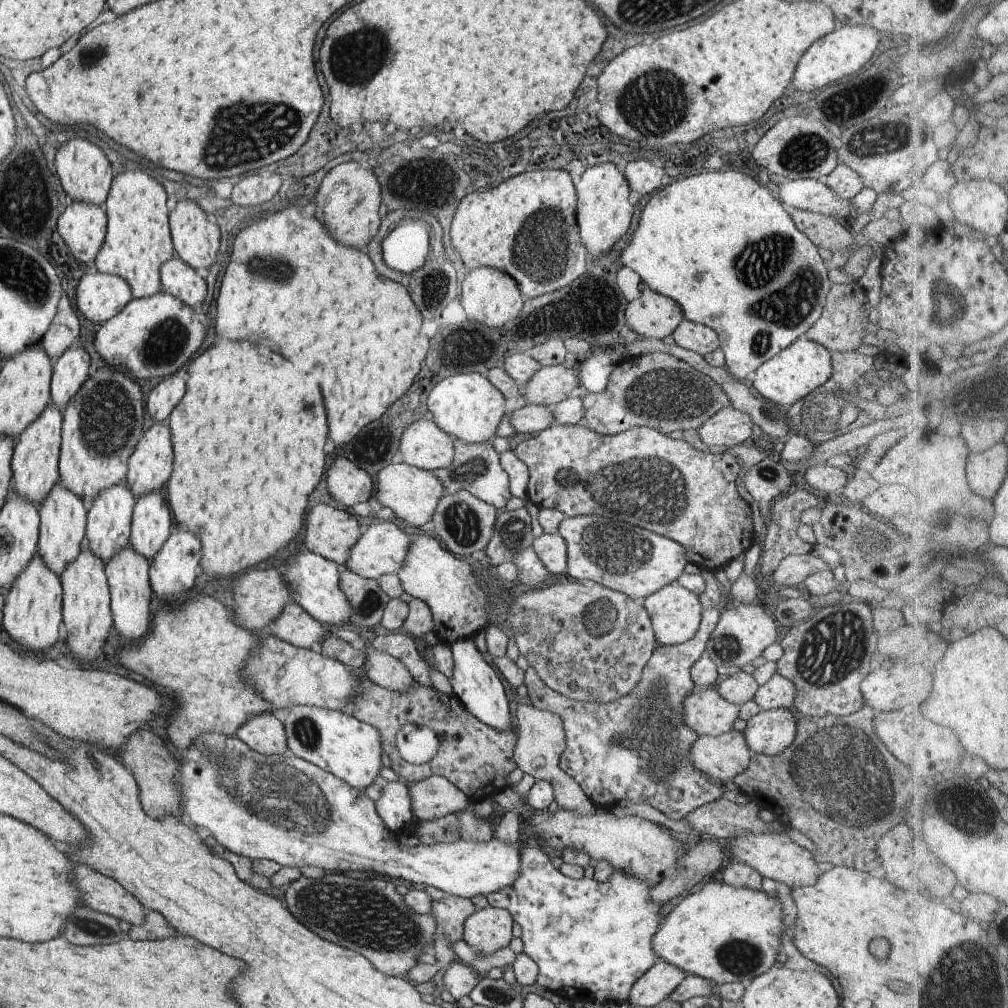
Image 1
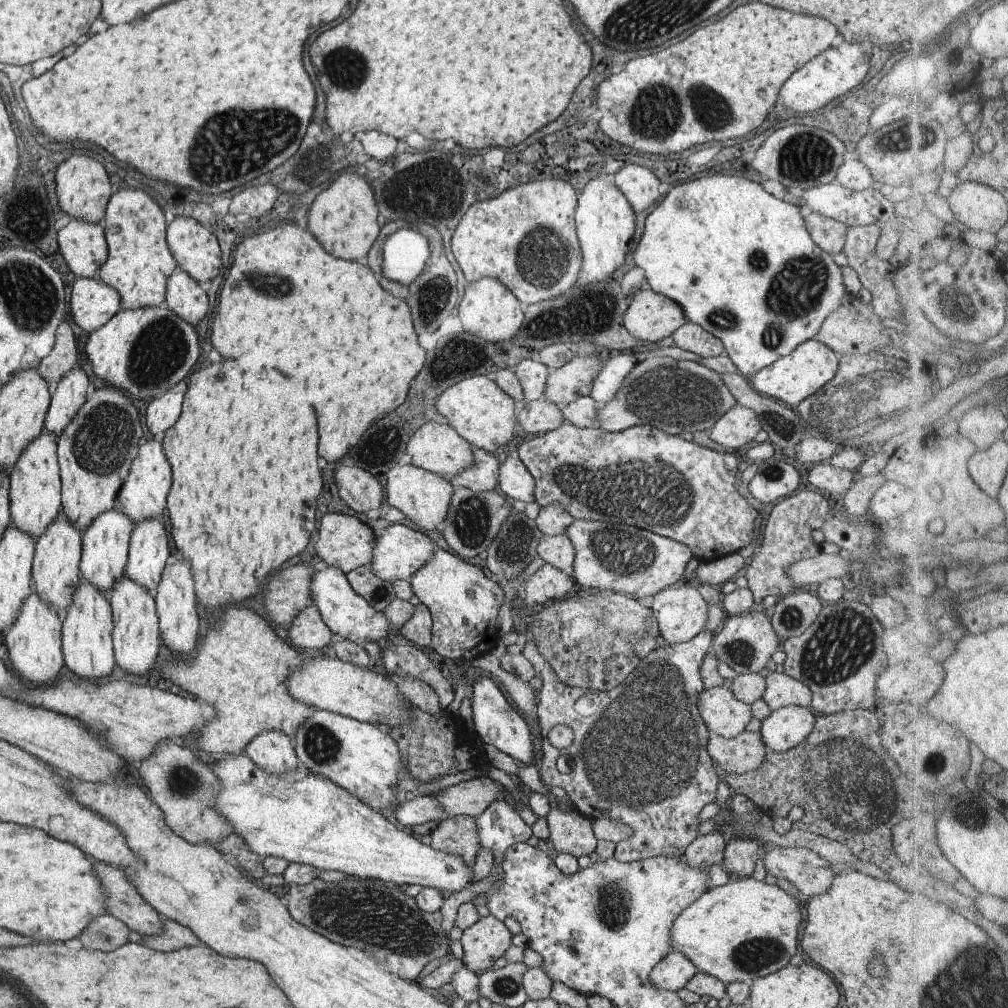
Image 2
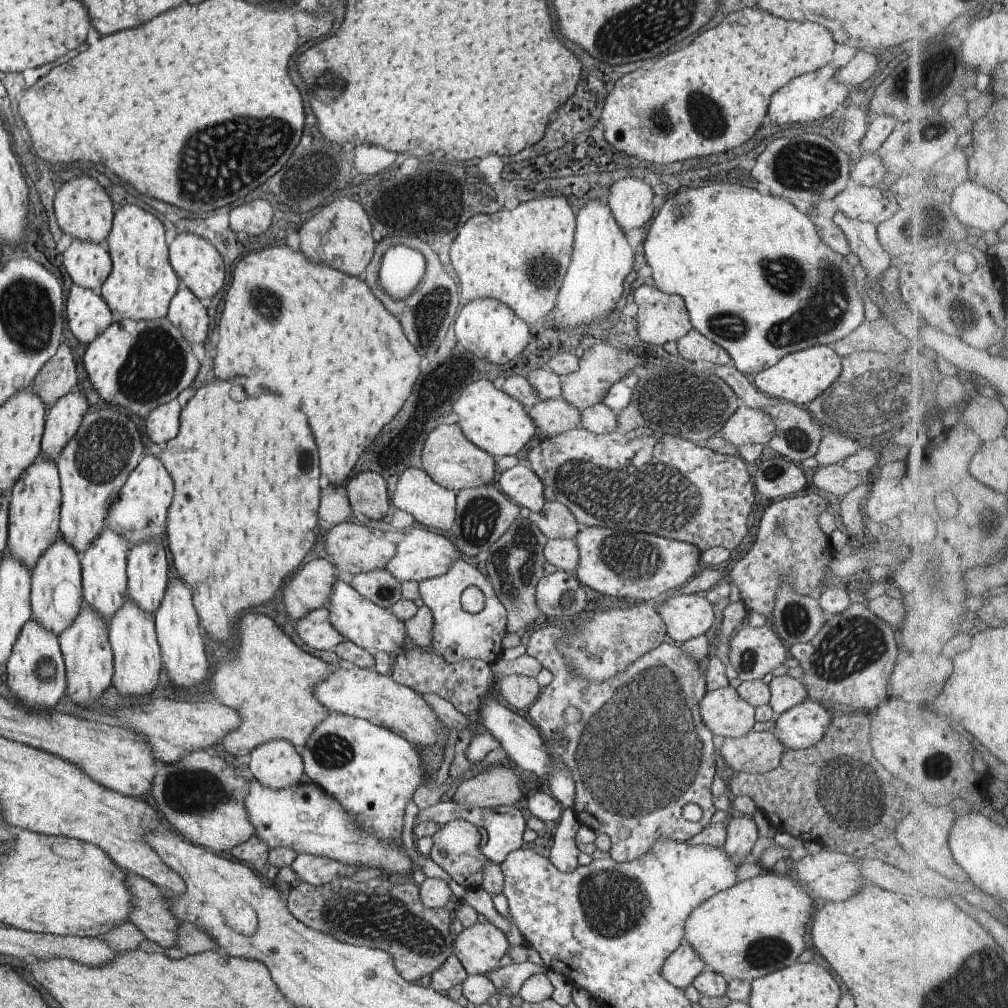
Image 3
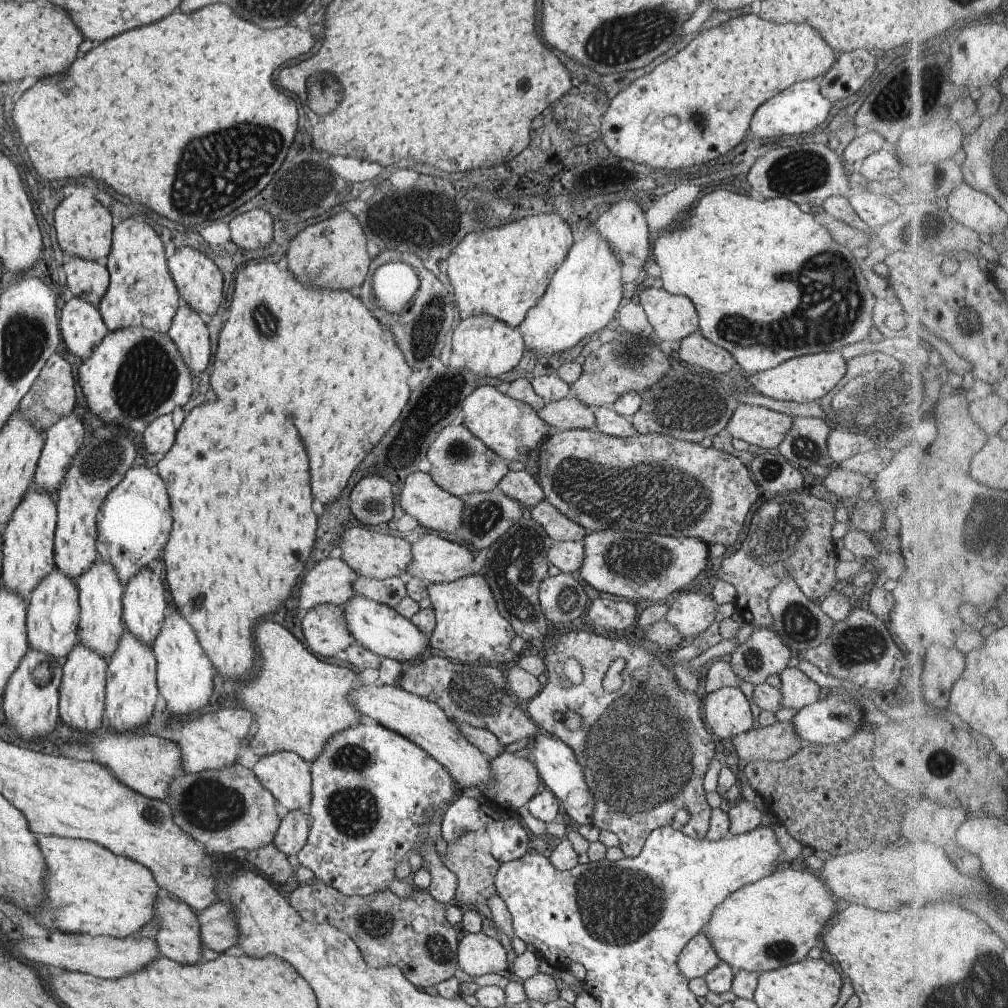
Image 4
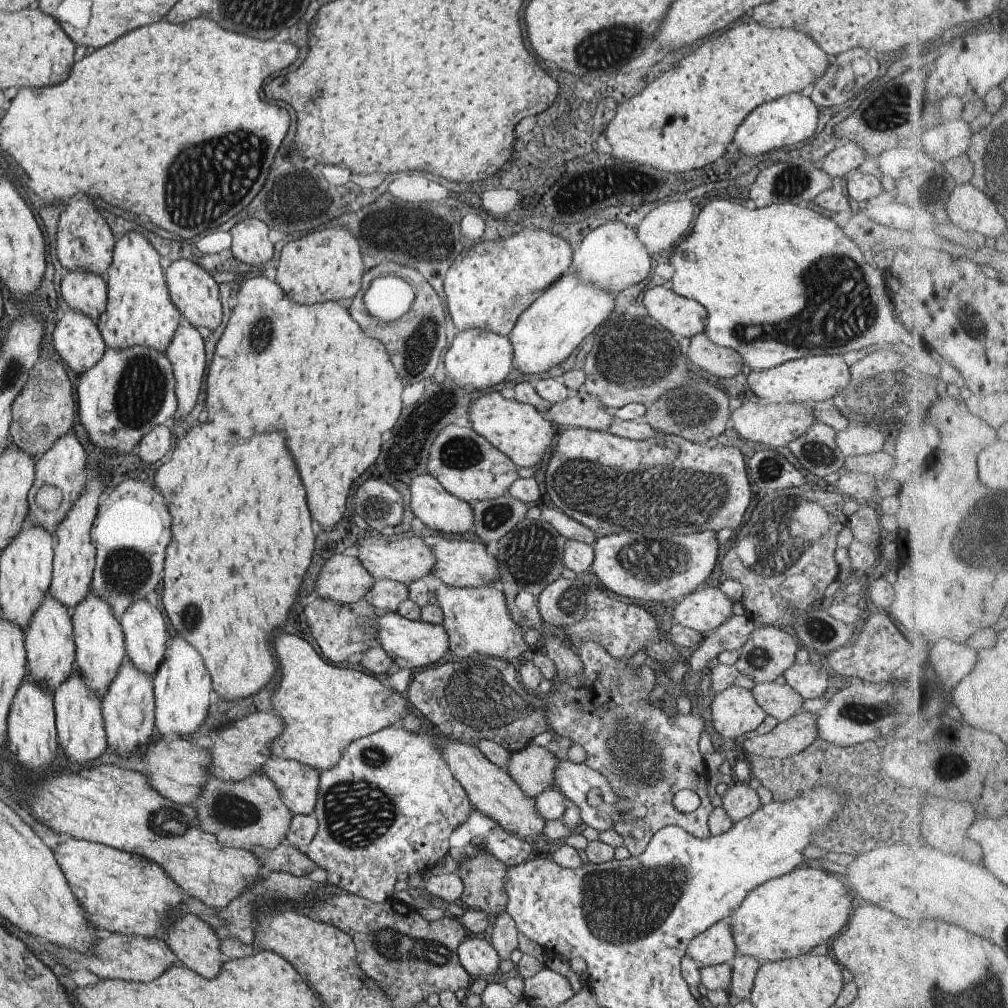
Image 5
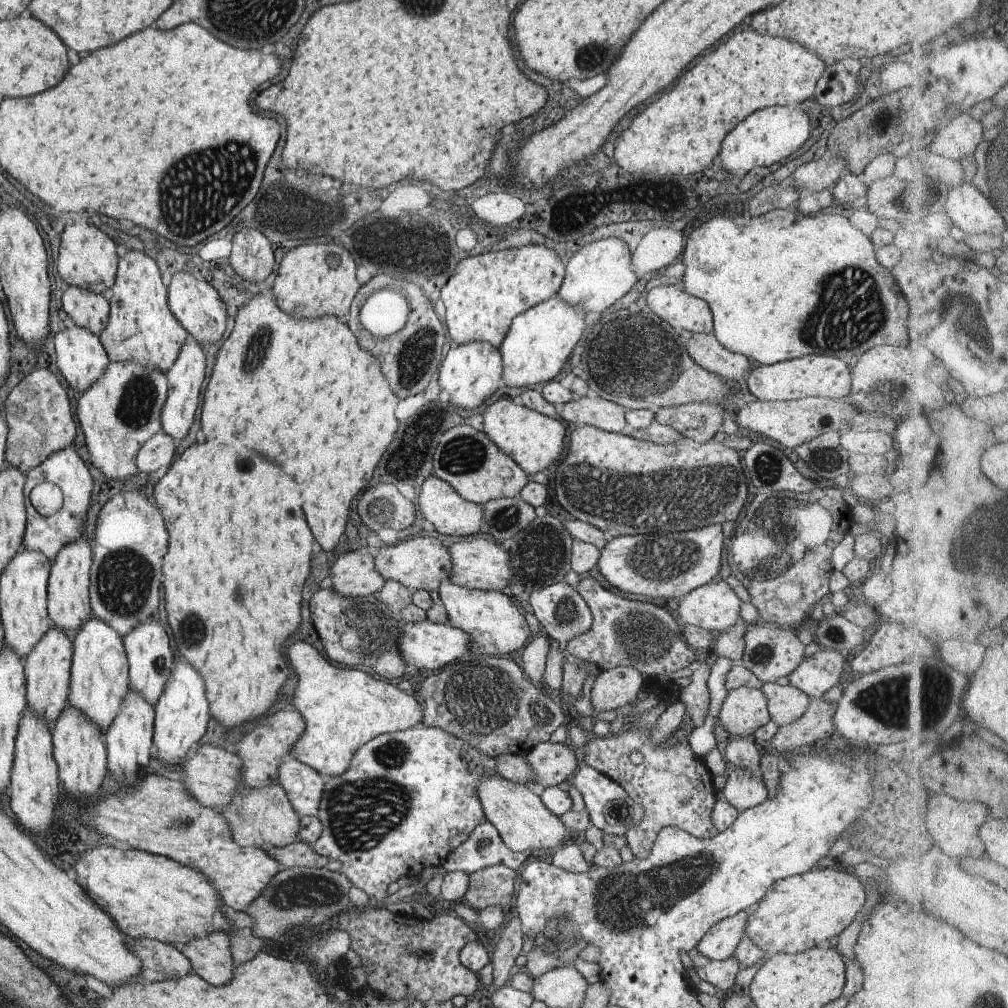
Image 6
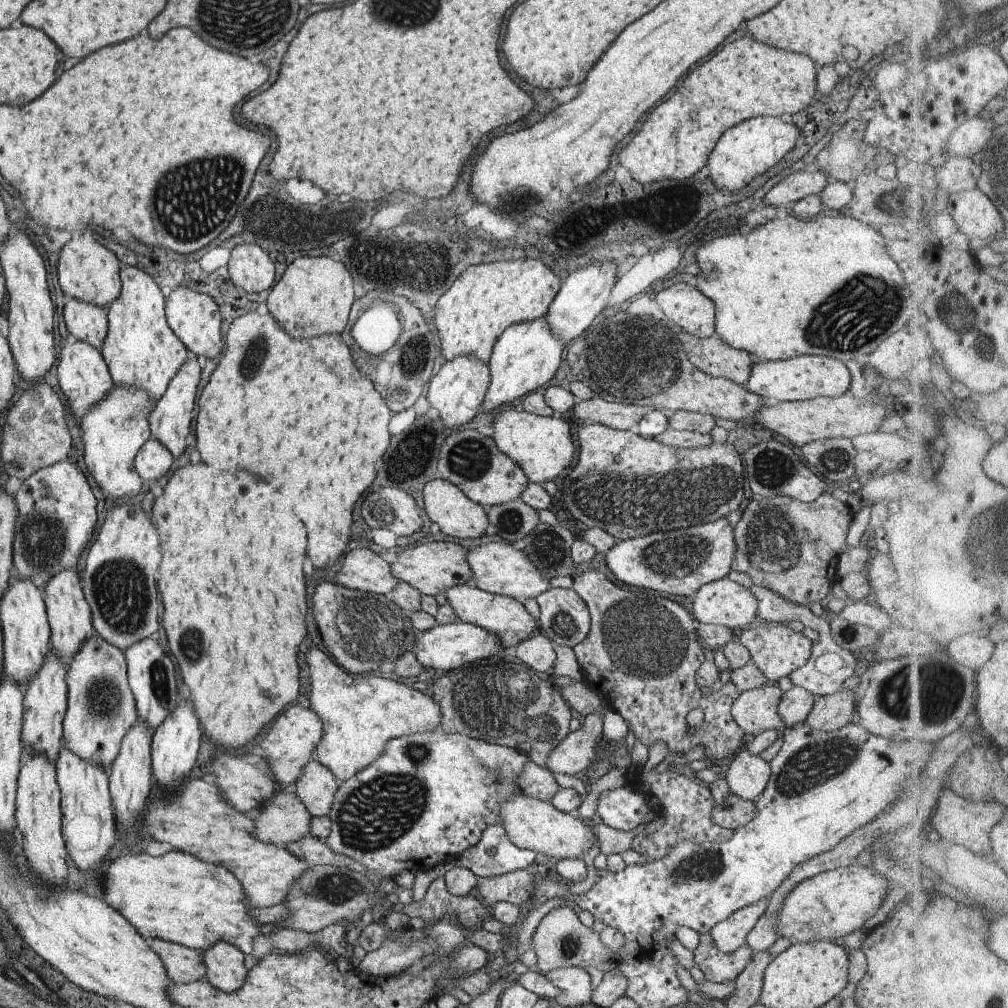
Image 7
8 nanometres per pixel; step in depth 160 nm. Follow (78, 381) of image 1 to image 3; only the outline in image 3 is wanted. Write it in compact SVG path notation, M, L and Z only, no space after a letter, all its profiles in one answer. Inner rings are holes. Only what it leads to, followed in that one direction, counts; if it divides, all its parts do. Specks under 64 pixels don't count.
M79 387L58 398L47 411L46 430L42 434L42 456L55 461L77 432L89 407Z

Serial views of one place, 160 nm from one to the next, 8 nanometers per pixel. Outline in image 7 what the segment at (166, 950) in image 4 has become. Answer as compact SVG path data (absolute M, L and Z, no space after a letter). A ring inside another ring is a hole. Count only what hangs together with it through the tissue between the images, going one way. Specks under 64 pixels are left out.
M219 941L212 944L208 949L201 952L202 961L206 968L205 980L224 993L236 992L246 979L246 968L244 967L244 954L232 944Z

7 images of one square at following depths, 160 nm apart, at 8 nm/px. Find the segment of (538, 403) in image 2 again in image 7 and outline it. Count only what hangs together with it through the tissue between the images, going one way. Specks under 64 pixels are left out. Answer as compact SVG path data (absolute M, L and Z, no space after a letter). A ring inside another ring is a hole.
M599 398L577 401L572 409L579 420L585 420L585 424L597 423L620 431L634 429L640 418L653 410L646 405L619 404Z

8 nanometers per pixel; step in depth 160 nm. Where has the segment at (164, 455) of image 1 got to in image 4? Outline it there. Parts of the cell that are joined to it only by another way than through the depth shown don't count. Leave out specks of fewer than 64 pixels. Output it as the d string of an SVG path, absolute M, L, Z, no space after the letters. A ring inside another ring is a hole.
M138 463L105 495L96 514L96 553L110 564L121 586L142 569L155 567L172 525L170 504L161 477Z

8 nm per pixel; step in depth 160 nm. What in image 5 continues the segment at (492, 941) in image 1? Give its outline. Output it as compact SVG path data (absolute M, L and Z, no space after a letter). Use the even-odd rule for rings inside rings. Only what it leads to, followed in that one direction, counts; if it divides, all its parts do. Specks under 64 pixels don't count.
M465 937L457 946L456 953L461 966L472 979L493 974L500 961L495 949L481 938Z

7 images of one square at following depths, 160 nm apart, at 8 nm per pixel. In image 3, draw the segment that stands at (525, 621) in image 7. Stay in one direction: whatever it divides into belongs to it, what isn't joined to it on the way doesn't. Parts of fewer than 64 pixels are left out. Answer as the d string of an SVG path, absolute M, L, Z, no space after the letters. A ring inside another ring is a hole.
M457 559L438 577L418 582L418 593L424 605L429 607L433 617L431 646L448 663L459 660L479 659L488 665L496 662L502 653L501 640L506 632L506 610L495 596L481 566L473 567ZM467 586L477 586L484 594L484 605L477 613L468 613L459 606L459 594Z

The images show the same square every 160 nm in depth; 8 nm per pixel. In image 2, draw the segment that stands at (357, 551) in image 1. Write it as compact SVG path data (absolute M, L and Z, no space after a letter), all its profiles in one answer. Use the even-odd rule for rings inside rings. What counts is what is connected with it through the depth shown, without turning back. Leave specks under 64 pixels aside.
M393 523L382 535L376 537L369 567L381 580L390 583L397 579L408 581L414 572L430 560L436 548L435 543L421 533L421 530L412 530L409 526Z

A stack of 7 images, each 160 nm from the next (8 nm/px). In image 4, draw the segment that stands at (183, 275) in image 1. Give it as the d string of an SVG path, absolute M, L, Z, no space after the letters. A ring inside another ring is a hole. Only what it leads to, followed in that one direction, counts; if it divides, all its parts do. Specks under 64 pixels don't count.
M180 301L166 335L175 345L195 383L211 358L206 324L187 303Z

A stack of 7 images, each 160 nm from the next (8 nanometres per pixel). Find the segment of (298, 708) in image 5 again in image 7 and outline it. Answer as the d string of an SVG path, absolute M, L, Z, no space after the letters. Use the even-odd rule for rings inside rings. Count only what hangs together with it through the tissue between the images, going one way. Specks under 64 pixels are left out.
M315 649L305 654L305 662L311 686L309 708L322 724L322 737L312 758L327 767L337 782L350 779L370 765L391 739L440 728L440 706L413 687L371 674L348 673L322 651Z

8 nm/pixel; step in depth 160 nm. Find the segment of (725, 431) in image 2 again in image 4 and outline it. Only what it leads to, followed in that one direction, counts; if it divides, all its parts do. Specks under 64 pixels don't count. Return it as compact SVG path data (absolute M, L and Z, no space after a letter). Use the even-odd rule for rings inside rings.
M742 403L732 410L726 428L732 438L771 451L783 440L794 418L765 407Z

